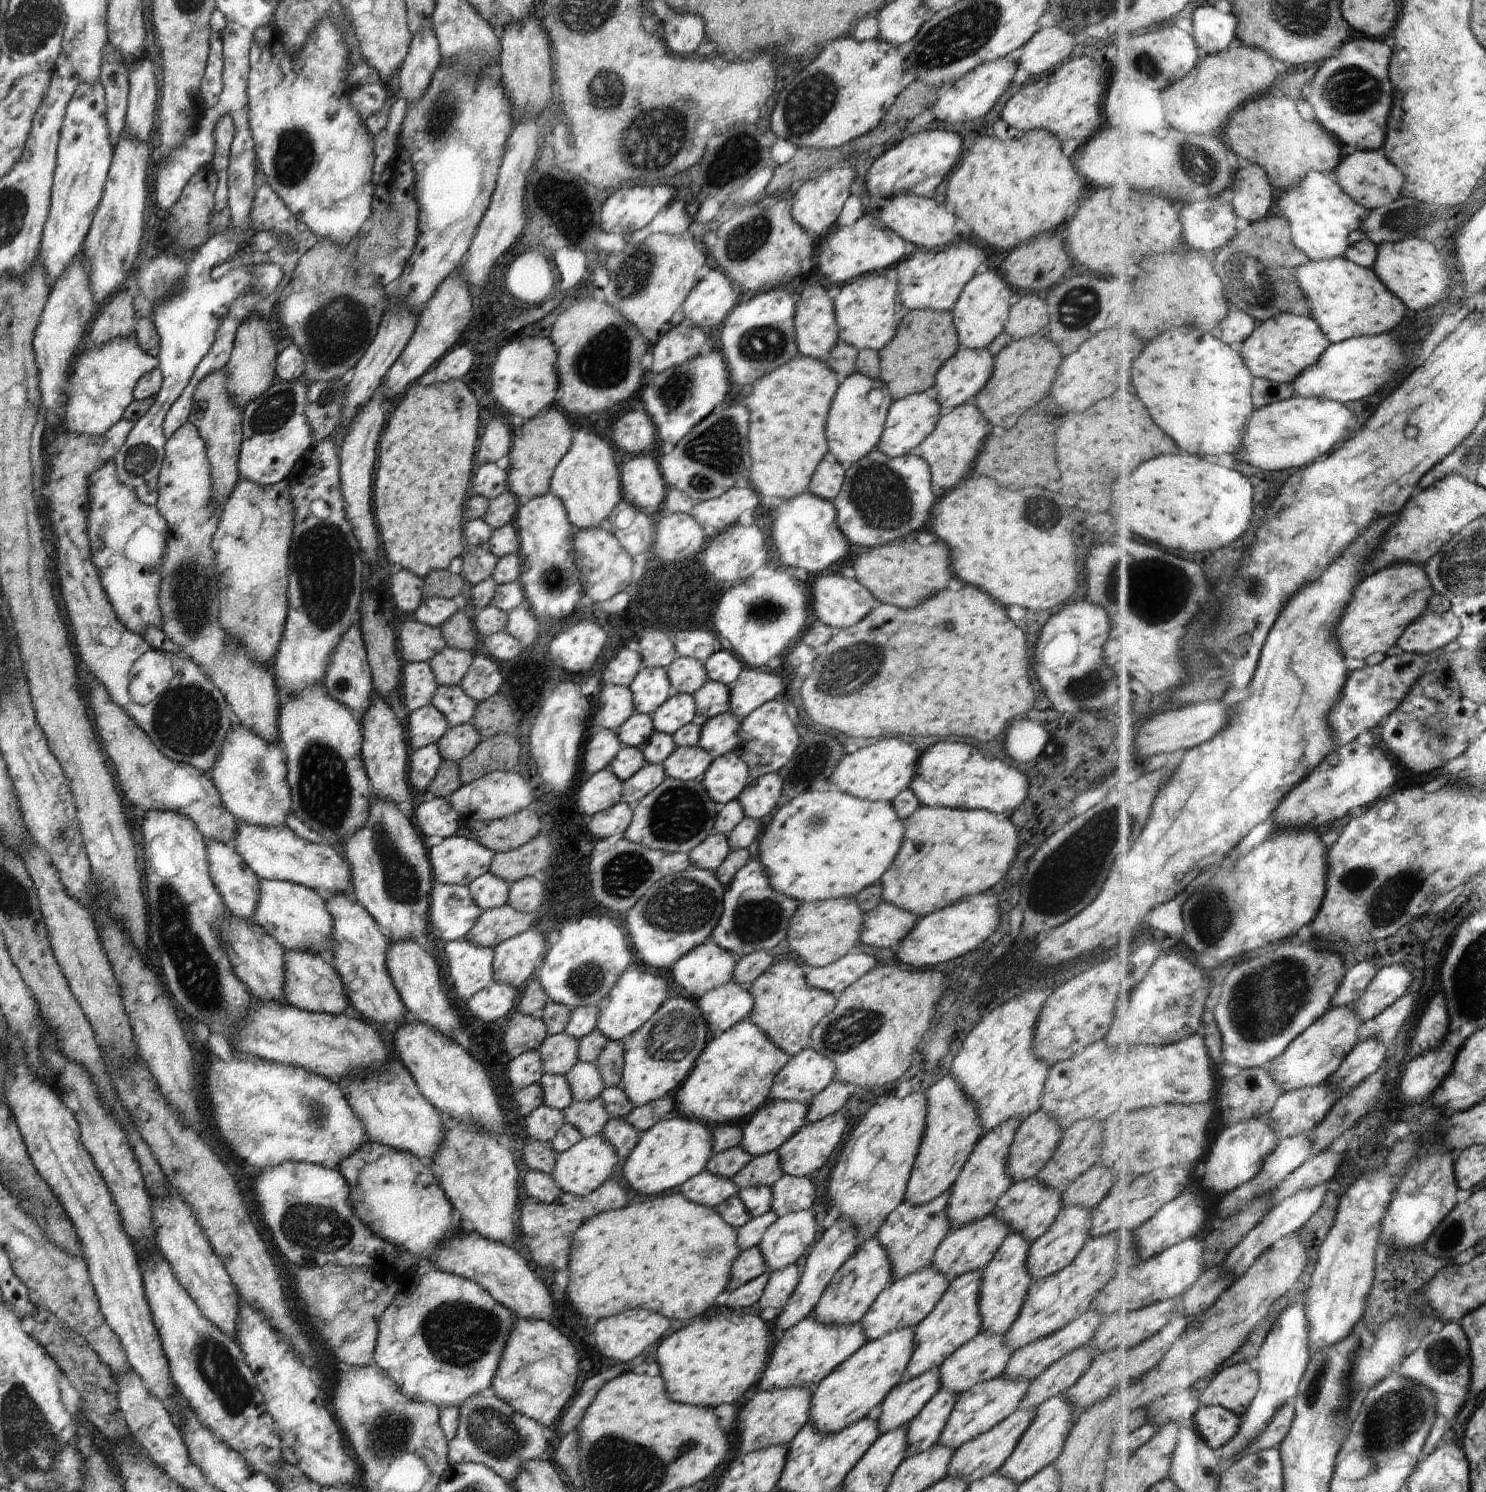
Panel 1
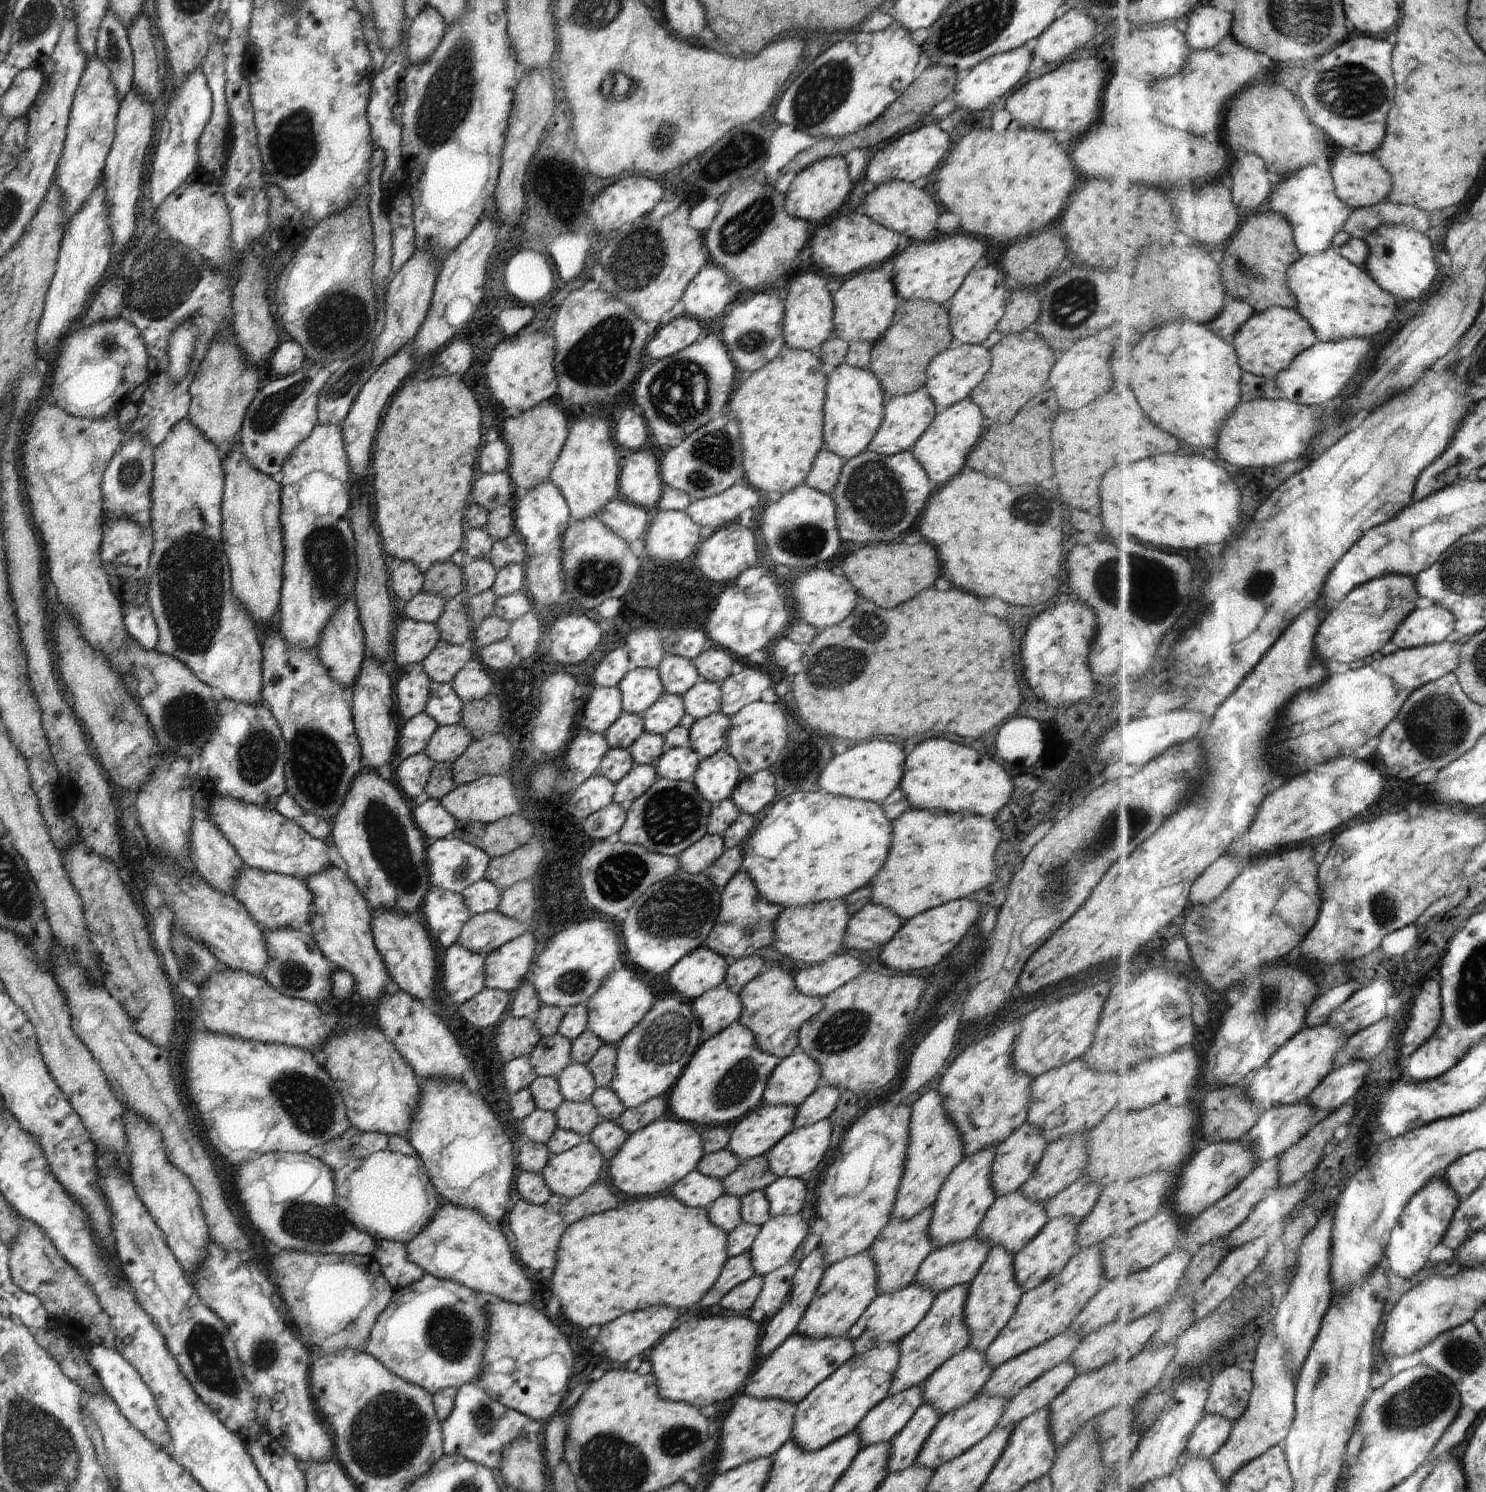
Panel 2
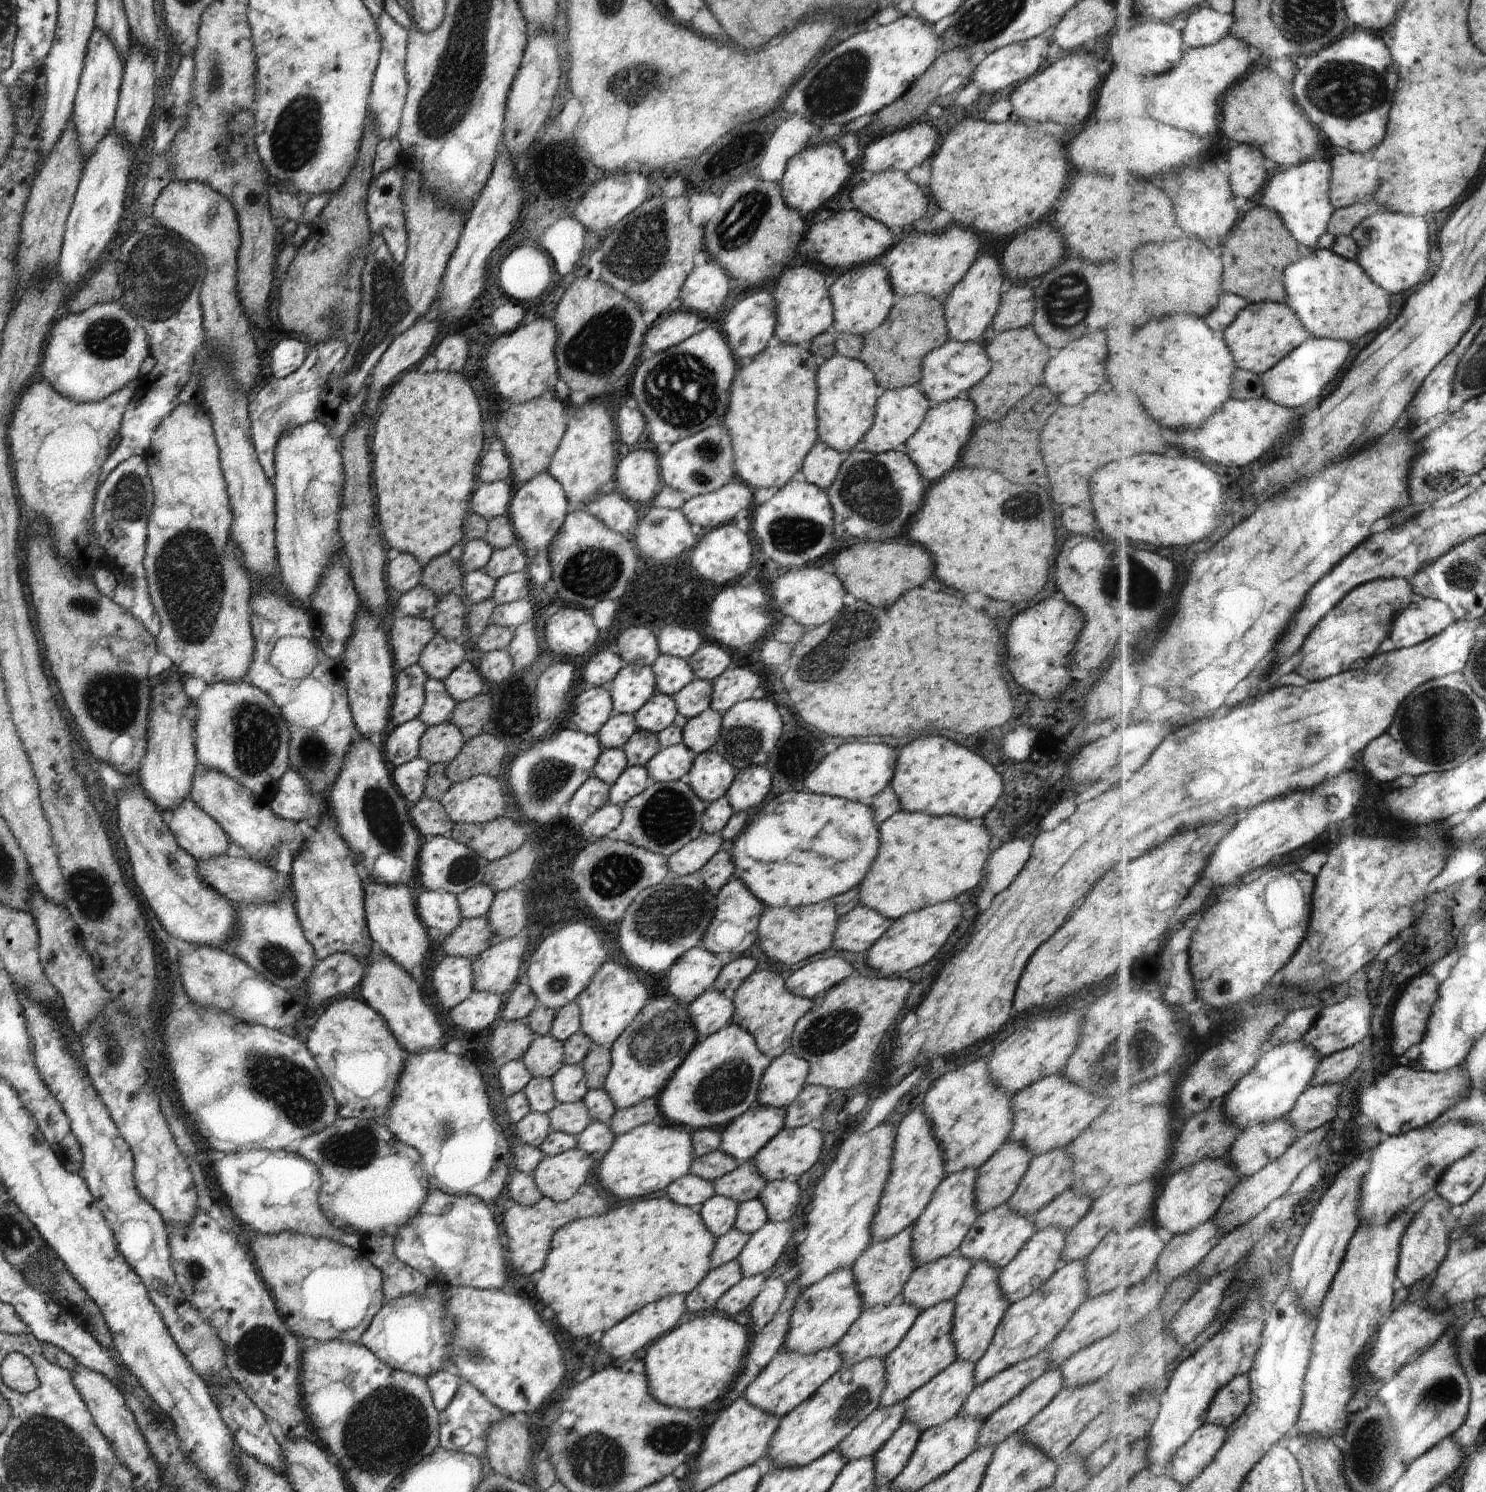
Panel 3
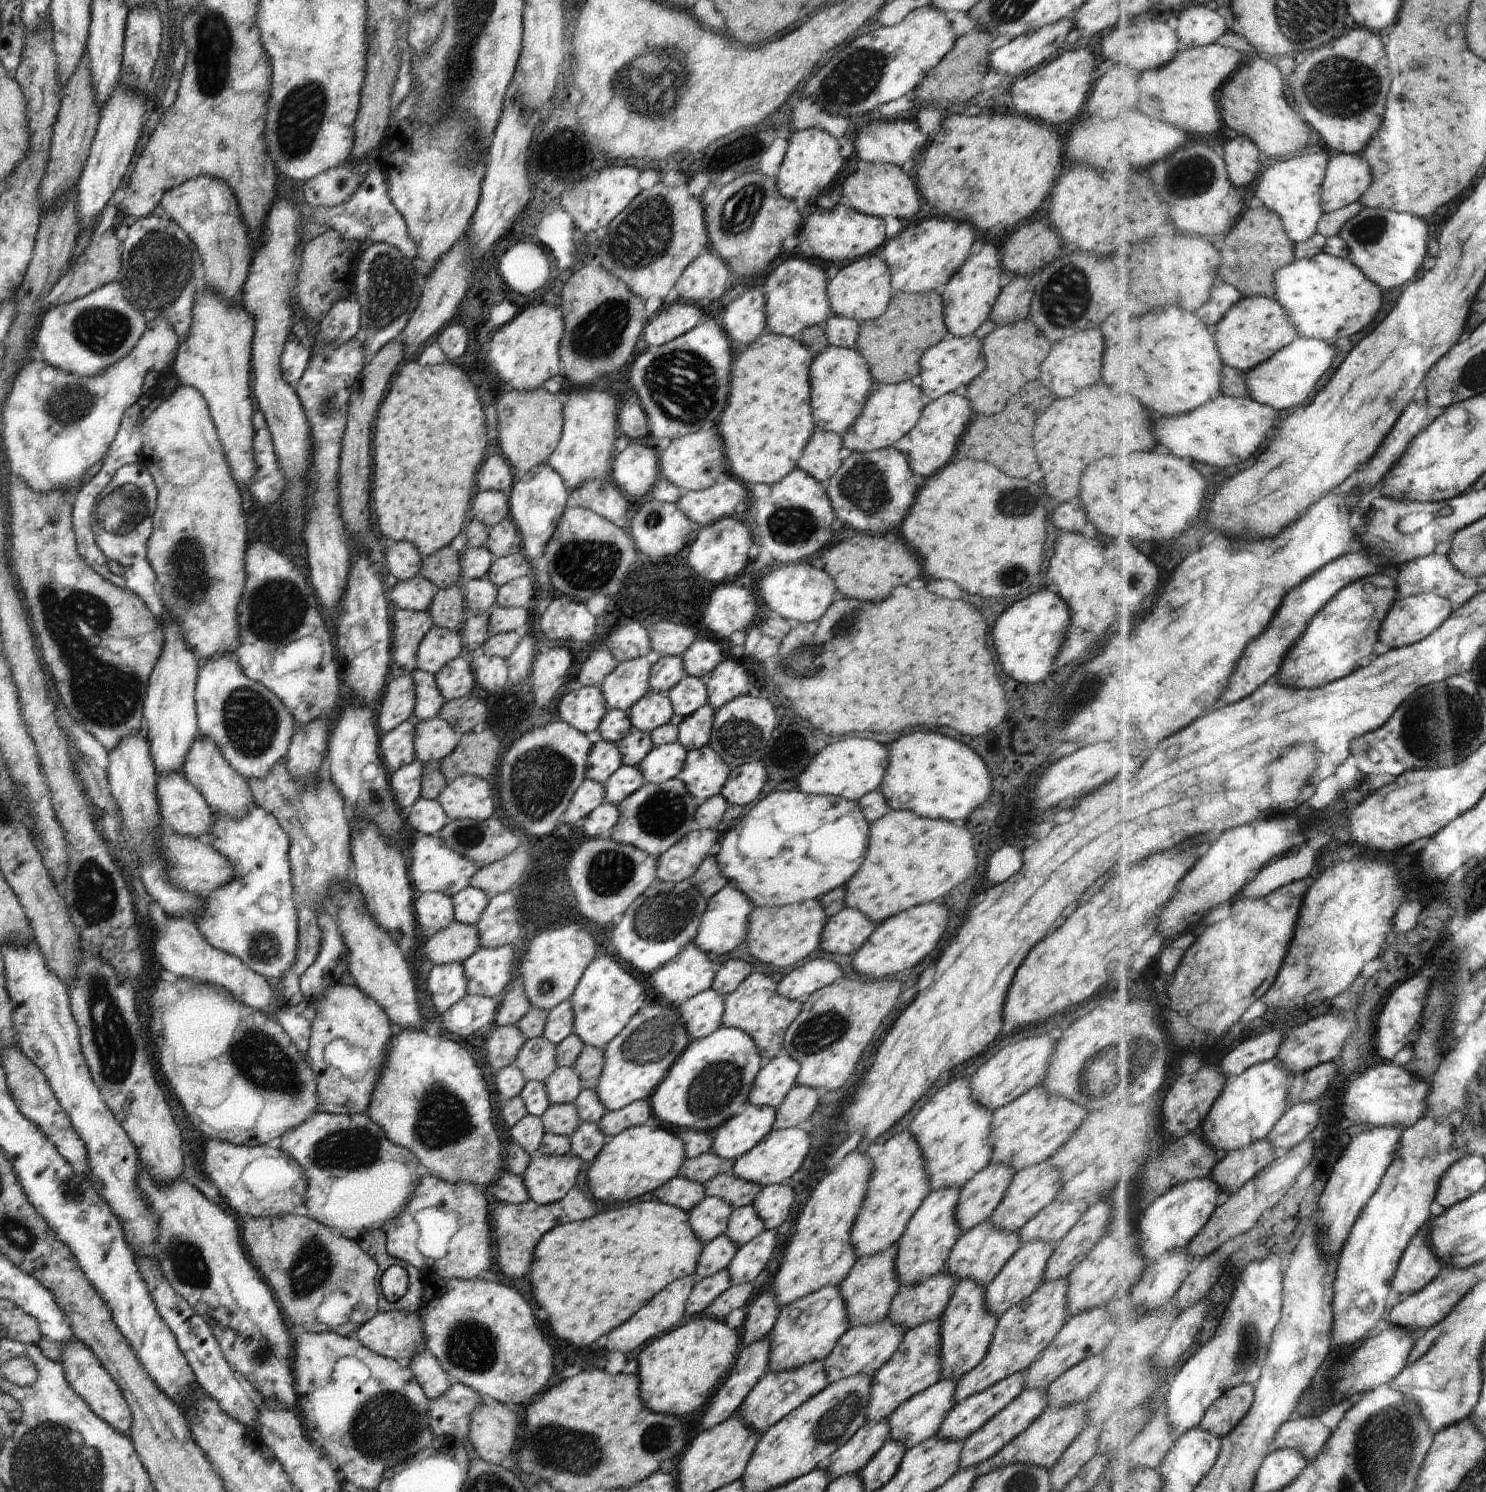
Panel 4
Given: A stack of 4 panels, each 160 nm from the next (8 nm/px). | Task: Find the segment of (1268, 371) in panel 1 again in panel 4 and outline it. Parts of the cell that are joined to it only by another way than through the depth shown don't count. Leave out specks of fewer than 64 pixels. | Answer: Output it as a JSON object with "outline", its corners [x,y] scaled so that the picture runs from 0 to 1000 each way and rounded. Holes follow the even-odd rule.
{"outline":[[[841,198],[830,204],[824,214],[817,220],[821,235],[825,245],[838,250],[859,239],[863,233],[873,227],[873,221],[866,206],[859,200],[854,198]]]}

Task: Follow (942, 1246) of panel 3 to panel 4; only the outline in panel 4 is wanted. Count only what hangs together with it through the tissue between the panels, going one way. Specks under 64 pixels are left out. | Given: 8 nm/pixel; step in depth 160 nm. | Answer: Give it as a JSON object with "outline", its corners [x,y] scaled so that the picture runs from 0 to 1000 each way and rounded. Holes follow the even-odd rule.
{"outline":[[[641,796],[627,799],[611,818],[608,827],[604,831],[603,837],[602,853],[606,862],[621,860],[624,857],[634,853],[636,845],[647,827],[643,817],[645,798]]]}

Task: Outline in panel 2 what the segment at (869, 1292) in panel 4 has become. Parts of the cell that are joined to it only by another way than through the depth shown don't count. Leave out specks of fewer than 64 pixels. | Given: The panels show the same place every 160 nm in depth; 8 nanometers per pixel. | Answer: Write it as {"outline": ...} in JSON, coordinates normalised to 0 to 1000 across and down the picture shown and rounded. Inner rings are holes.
{"outline":[[[628,808],[622,810],[610,818],[599,816],[585,834],[585,841],[587,843],[590,851],[590,863],[593,865],[592,867],[605,865],[616,859],[618,847],[629,838],[624,825],[627,813]]]}

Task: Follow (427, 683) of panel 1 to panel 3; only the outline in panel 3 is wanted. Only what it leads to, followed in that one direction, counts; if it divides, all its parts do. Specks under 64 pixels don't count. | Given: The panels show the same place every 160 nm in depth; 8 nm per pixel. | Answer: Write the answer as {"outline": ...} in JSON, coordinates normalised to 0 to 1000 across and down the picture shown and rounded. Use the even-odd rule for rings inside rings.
{"outline":[[[280,444],[266,449],[262,474],[262,484],[266,487],[281,481],[286,470],[285,458],[289,453]]]}

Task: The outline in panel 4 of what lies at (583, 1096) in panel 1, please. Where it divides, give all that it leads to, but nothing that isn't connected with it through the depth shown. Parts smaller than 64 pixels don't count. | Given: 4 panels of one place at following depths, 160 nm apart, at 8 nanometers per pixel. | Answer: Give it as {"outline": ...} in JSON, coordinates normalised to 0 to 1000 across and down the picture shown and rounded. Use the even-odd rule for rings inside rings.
{"outline":[[[374,715],[365,726],[371,741],[386,739],[392,730],[390,722],[386,715]]]}

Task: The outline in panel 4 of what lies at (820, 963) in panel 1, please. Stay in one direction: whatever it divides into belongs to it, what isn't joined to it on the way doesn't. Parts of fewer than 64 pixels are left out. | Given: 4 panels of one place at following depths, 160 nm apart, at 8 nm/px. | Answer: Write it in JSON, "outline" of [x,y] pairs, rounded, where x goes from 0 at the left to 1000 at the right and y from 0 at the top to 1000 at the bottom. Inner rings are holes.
{"outline":[[[550,603],[527,608],[507,608],[503,613],[501,631],[509,643],[524,649],[529,649],[551,636],[552,625],[557,617]]]}

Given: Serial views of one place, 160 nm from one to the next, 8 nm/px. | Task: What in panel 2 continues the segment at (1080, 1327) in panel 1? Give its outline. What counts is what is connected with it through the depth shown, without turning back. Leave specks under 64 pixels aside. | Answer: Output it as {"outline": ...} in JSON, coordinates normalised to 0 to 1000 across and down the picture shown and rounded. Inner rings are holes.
{"outline":[[[719,891],[719,893],[708,896],[701,901],[694,903],[686,908],[684,910],[682,910],[668,918],[665,925],[659,932],[659,934],[664,935],[664,936],[673,936],[674,938],[680,938],[682,936],[684,936],[684,934],[686,933],[687,930],[692,929],[694,926],[697,926],[698,923],[701,922],[701,920],[709,917],[714,913],[719,912],[721,906],[724,905],[727,898],[728,898],[728,897]]]}

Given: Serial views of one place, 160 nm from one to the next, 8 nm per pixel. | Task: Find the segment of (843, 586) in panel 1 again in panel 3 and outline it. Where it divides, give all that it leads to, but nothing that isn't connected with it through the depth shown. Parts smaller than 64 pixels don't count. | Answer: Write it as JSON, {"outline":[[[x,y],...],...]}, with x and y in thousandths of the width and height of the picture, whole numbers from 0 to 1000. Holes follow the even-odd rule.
{"outline":[[[548,378],[530,381],[520,389],[518,393],[518,401],[522,405],[522,408],[529,413],[528,416],[536,416],[543,421],[551,420],[560,416],[567,407],[567,401],[569,397],[563,385],[555,383]]]}

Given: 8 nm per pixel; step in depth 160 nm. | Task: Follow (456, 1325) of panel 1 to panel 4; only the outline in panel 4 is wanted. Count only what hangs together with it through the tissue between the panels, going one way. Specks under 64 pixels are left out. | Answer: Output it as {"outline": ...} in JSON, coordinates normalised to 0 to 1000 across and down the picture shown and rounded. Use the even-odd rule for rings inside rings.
{"outline":[[[260,879],[253,880],[248,886],[242,888],[238,896],[241,897],[246,903],[251,905],[256,909],[268,912],[274,913],[275,910],[286,901],[284,887],[281,879]]]}

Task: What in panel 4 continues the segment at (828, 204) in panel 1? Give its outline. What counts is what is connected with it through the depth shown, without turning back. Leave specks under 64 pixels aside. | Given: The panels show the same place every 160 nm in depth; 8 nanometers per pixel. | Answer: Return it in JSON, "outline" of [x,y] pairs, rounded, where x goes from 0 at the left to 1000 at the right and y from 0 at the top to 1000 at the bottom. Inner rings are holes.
{"outline":[[[532,86],[530,91],[530,98],[522,118],[524,129],[530,133],[538,137],[546,135],[559,125],[563,117],[568,111],[568,105],[565,103],[565,95],[552,86],[541,86],[536,88]]]}

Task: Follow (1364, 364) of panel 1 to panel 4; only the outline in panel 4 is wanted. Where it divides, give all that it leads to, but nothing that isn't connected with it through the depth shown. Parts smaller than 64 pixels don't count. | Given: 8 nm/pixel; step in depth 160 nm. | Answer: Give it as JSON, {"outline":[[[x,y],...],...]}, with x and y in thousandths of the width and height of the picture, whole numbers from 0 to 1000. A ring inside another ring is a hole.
{"outline":[[[875,225],[859,239],[838,249],[841,265],[849,271],[857,272],[859,275],[872,273],[882,267],[884,257],[896,245],[898,237],[899,236],[894,229]]]}

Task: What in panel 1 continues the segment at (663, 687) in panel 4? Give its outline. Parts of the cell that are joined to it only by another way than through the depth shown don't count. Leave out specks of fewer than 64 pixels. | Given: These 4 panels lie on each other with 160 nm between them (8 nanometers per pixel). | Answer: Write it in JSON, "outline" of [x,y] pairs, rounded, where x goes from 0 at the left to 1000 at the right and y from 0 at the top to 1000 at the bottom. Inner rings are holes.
{"outline":[[[456,440],[448,448],[453,464],[465,466],[475,456],[476,450],[470,442]]]}

